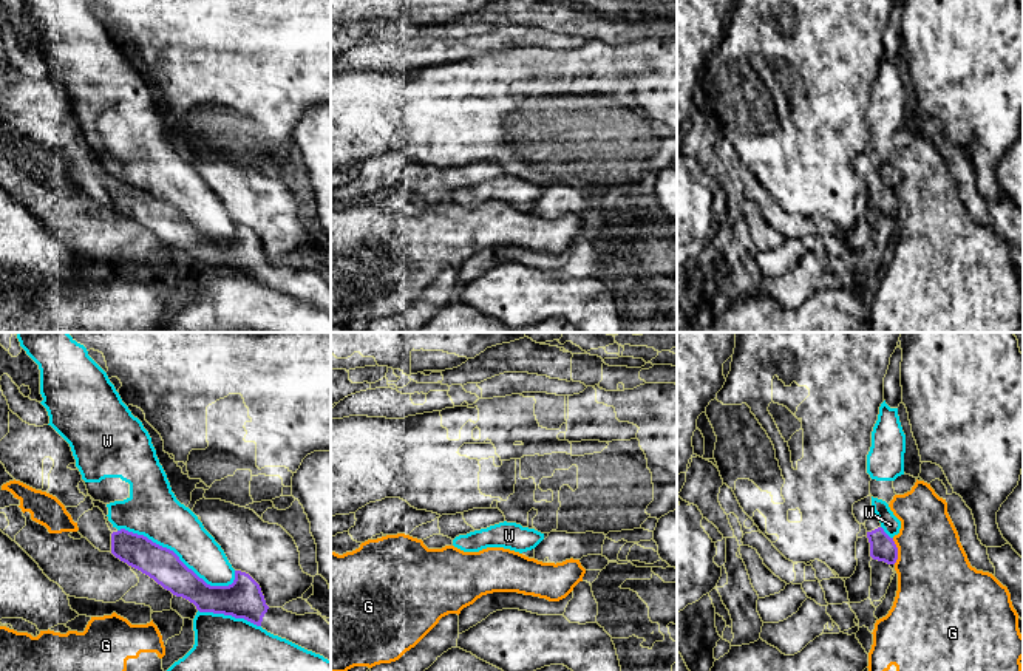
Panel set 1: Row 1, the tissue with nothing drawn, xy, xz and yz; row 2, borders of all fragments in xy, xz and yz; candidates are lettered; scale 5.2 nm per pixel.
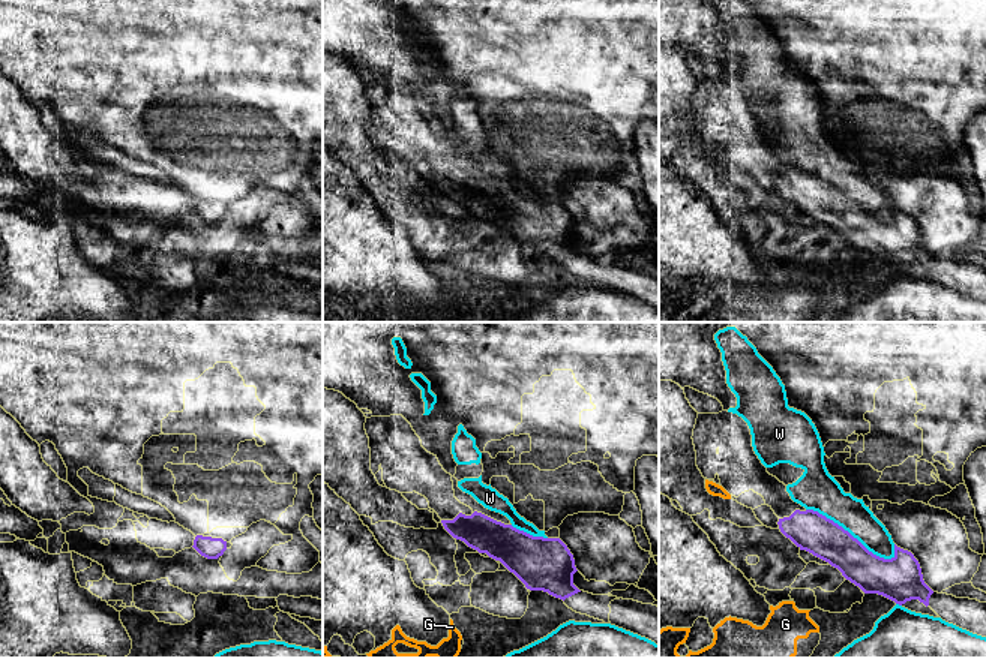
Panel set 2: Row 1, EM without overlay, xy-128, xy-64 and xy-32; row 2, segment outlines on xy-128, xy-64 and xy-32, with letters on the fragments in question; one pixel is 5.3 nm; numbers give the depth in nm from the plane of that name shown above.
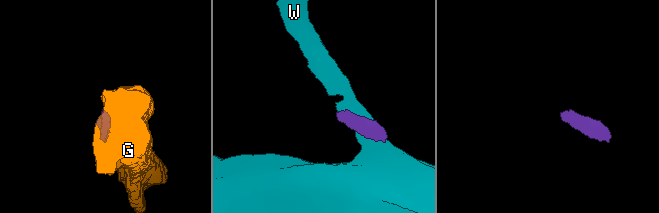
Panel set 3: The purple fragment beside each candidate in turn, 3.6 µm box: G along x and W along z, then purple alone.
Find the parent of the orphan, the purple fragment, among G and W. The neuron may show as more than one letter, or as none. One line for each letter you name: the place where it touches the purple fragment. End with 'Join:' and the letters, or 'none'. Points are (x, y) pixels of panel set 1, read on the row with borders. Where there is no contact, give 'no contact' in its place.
Join: none

